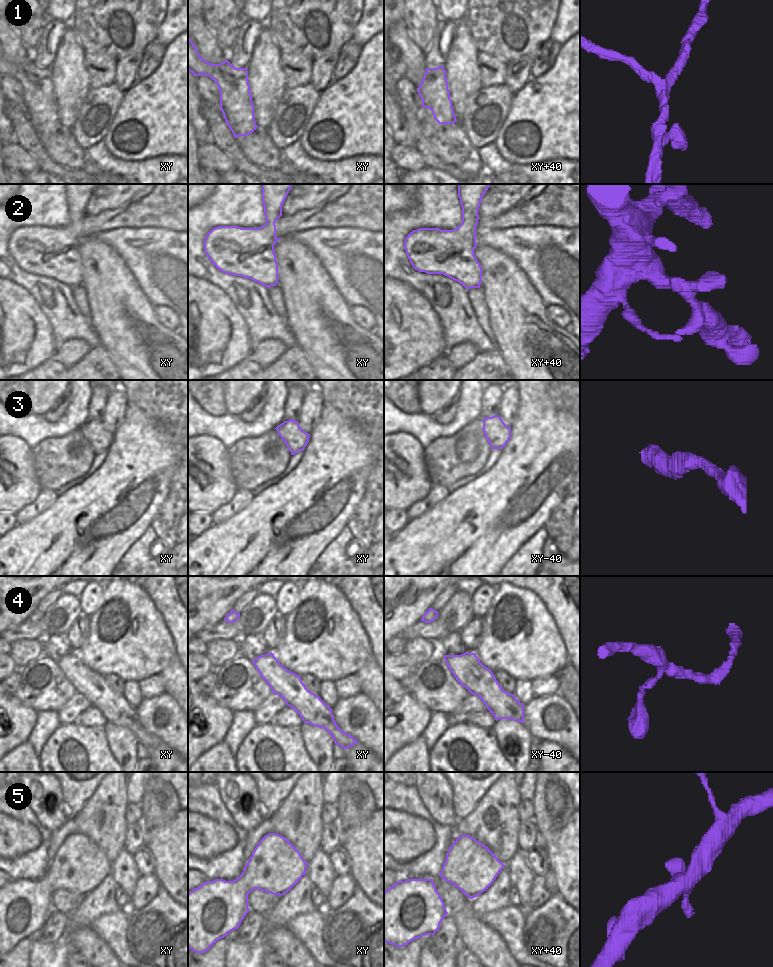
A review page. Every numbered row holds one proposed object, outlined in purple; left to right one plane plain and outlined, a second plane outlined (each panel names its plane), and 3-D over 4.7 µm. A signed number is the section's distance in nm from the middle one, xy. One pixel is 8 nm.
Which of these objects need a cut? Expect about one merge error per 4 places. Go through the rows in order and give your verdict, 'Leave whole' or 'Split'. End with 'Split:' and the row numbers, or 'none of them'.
1: Leave whole
2: Leave whole
3: Leave whole
4: Leave whole
5: Leave whole
Split: none of them.

